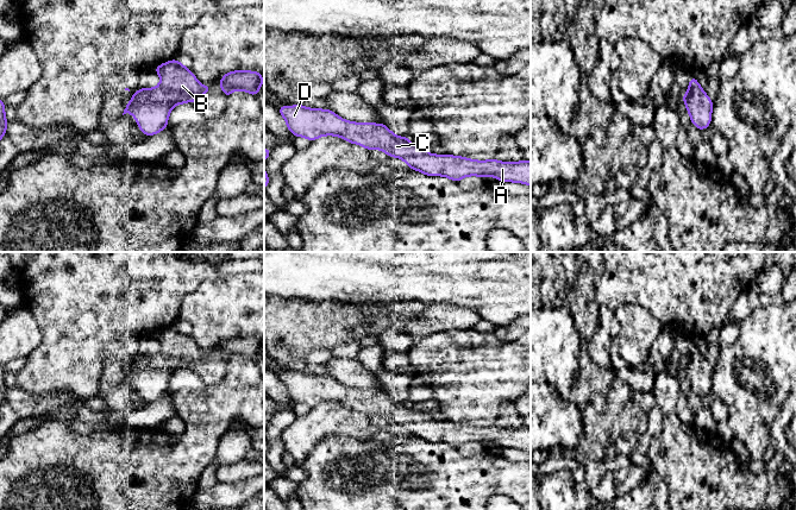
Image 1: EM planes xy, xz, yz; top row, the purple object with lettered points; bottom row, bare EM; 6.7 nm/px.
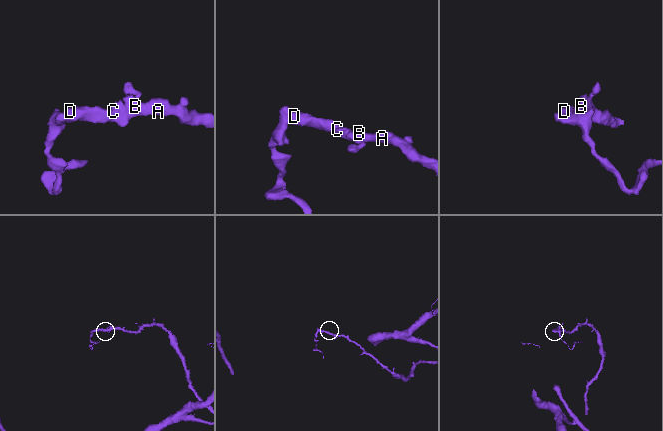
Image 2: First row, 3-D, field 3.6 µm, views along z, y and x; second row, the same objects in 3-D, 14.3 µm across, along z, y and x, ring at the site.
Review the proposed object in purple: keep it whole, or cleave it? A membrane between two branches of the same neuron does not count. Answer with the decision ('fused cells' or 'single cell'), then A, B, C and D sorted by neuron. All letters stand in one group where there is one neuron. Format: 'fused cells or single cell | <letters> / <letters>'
single cell | A B C D

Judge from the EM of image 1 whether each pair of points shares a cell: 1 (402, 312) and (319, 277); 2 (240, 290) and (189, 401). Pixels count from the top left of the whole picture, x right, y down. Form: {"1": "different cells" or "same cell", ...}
{"1": "different cells", "2": "different cells"}

